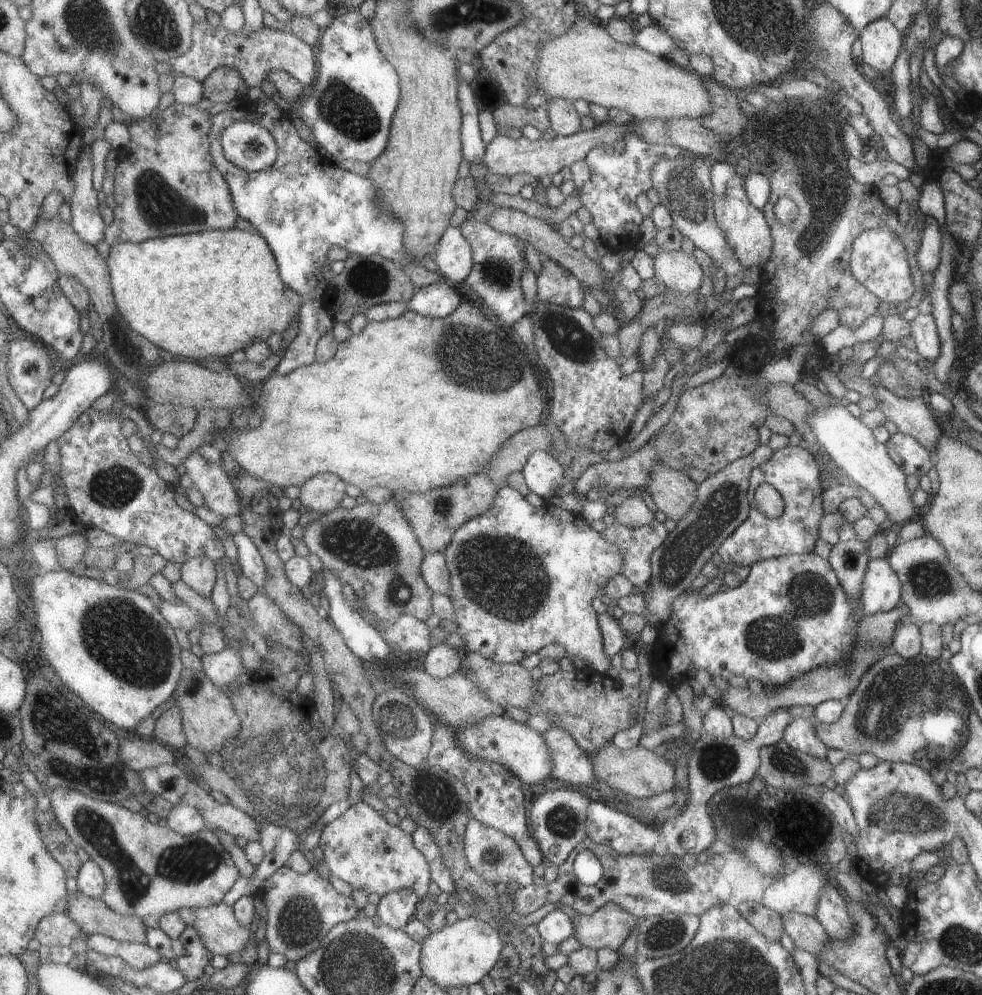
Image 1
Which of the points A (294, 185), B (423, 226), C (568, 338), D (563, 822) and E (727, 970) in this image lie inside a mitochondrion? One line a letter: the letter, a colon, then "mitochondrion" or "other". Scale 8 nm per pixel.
A: mitochondrion
B: other
C: mitochondrion
D: mitochondrion
E: mitochondrion

